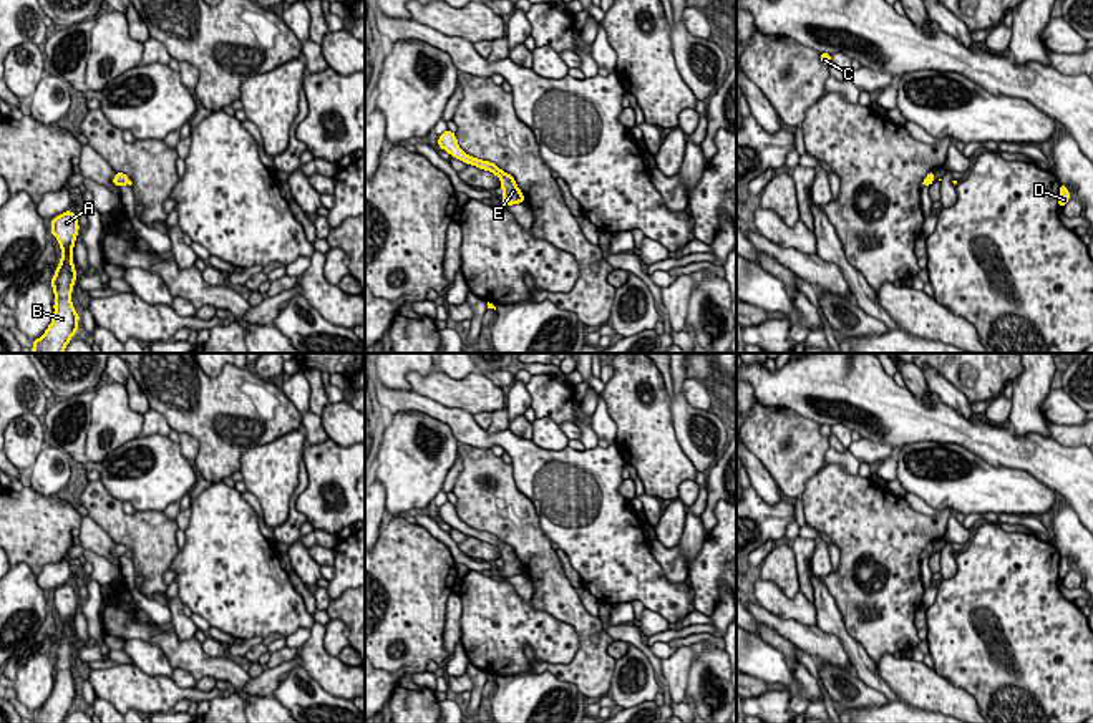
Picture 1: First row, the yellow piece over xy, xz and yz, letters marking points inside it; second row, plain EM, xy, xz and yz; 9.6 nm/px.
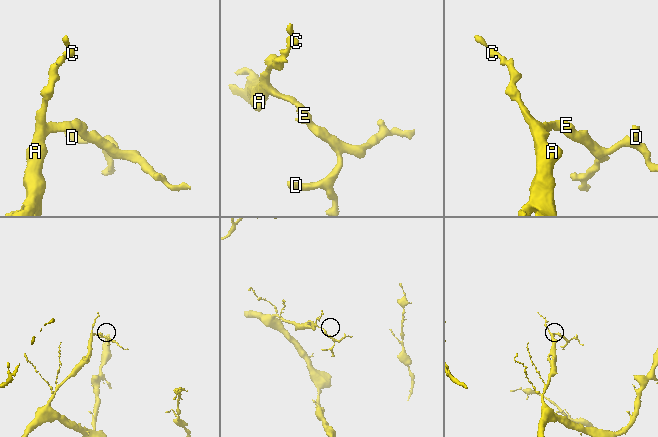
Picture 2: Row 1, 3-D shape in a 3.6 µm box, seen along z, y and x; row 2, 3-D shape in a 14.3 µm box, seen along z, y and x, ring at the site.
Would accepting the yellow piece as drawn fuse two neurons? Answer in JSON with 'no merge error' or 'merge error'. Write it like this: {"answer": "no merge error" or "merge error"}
{"answer": "no merge error"}

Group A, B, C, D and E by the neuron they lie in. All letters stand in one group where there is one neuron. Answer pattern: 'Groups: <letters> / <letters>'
Groups: A B C D E

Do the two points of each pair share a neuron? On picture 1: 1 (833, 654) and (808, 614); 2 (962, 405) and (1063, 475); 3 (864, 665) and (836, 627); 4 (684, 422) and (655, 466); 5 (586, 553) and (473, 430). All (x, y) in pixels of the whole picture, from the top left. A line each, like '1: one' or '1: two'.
1: two
2: two
3: one
4: two
5: one

